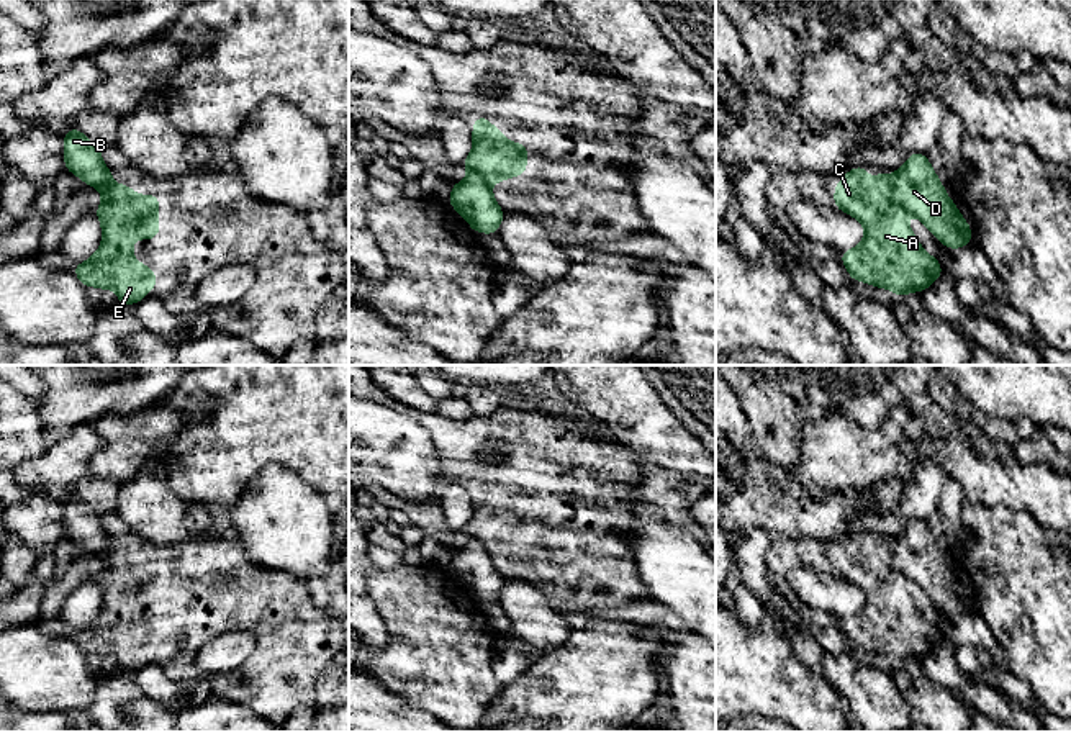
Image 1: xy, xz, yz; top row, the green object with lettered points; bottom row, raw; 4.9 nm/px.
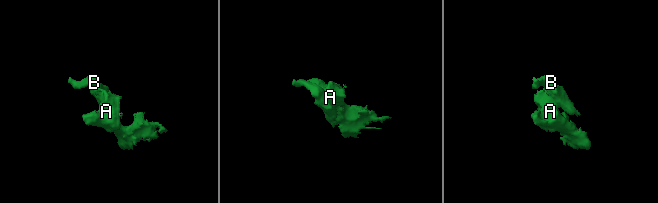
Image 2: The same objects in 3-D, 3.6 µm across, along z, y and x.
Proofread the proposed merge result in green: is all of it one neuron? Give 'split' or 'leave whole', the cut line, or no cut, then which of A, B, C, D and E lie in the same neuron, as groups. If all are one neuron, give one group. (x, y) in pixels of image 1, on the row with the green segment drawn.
split | yz (888, 180), (893, 198), (908, 212) | A C E / B D

